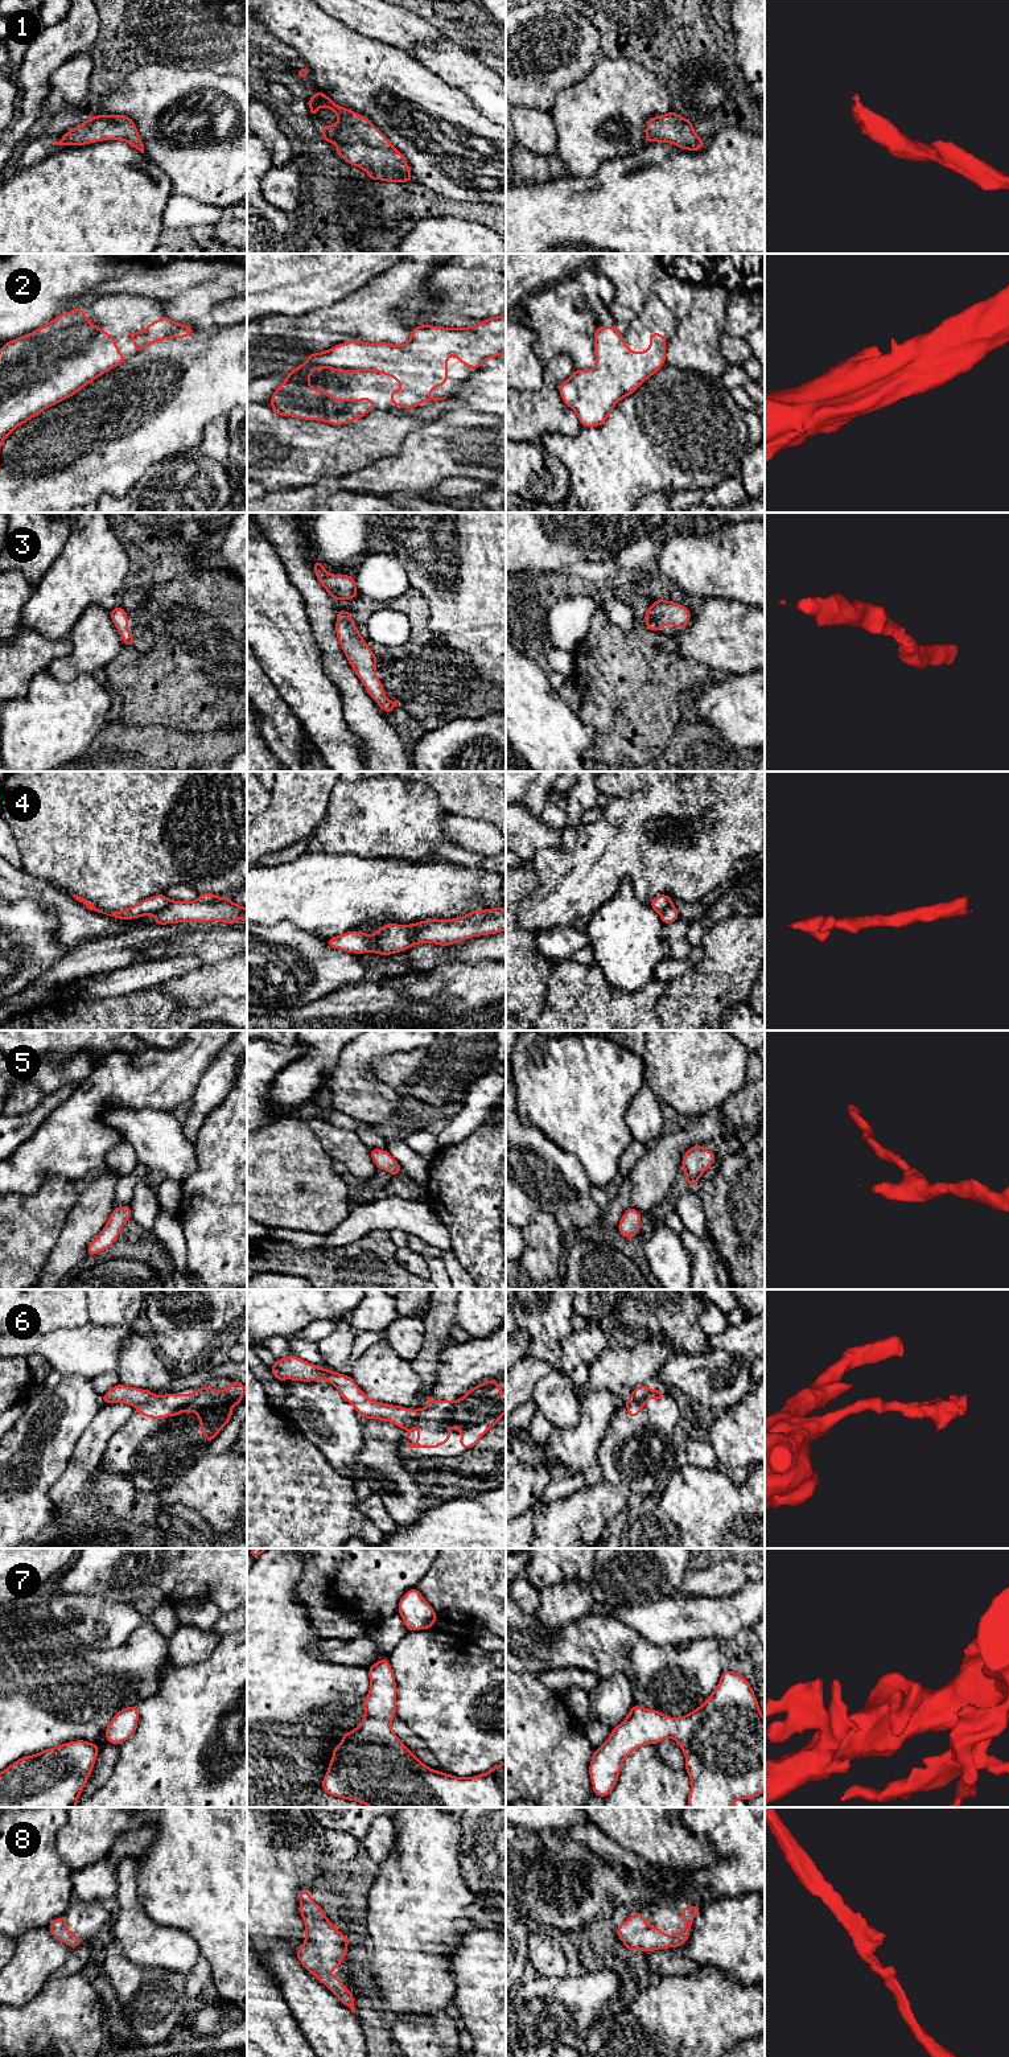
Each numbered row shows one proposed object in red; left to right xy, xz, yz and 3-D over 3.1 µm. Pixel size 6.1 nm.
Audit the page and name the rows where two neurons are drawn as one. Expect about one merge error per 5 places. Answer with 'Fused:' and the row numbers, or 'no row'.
Fused: 4, 6

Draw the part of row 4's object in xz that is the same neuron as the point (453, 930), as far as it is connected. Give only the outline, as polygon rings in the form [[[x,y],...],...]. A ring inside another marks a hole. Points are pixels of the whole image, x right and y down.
[[[506,916],[490,917],[477,922],[448,920],[445,922],[433,922],[419,930],[412,937],[411,946],[419,943],[452,946],[456,942],[461,942],[471,937],[489,935],[499,931],[506,931]]]

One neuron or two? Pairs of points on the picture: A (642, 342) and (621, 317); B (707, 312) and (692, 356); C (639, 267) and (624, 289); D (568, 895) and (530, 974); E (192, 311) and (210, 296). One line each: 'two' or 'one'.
A: two
B: one
C: one
D: two
E: one

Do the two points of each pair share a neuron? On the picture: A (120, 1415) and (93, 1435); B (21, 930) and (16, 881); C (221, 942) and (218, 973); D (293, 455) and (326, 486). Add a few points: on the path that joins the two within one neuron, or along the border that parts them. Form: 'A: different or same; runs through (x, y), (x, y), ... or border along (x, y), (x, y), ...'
A: same; runs through (114, 1415), (99, 1430)
B: different; border along (13, 901), (33, 900), (46, 914)
C: different; border along (233, 955), (202, 966)
D: different; border along (340, 477), (324, 477), (313, 485), (289, 488)

